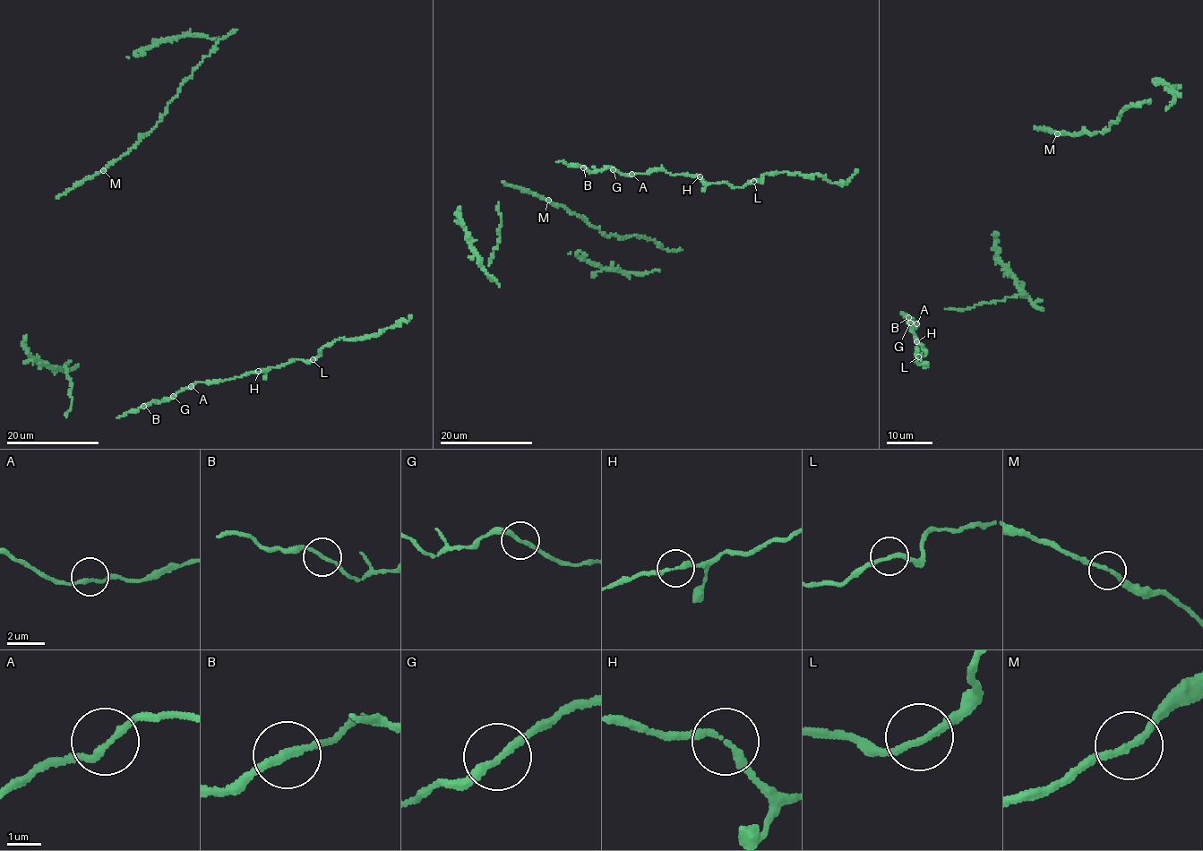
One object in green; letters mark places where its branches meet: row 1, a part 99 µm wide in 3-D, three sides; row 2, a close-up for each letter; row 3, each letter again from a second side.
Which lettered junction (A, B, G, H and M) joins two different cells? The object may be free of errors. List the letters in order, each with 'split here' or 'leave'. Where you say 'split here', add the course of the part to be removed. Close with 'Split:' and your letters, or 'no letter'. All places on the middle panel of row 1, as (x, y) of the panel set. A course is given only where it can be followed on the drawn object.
A: leave
B: leave
G: leave
H: leave
M: leave
Split: no letter

